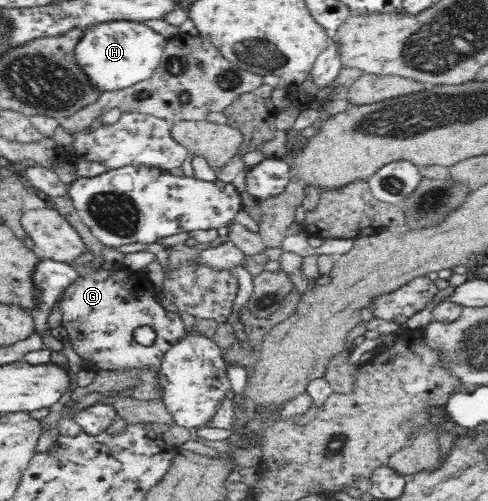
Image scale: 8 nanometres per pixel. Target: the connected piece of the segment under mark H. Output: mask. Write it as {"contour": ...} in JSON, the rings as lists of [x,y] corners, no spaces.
{"contour":[[[109,20],[84,30],[82,36],[74,45],[73,54],[77,65],[83,70],[90,86],[100,95],[107,91],[121,91],[149,79],[161,61],[167,40],[161,33],[157,33],[157,31],[142,22]]]}

